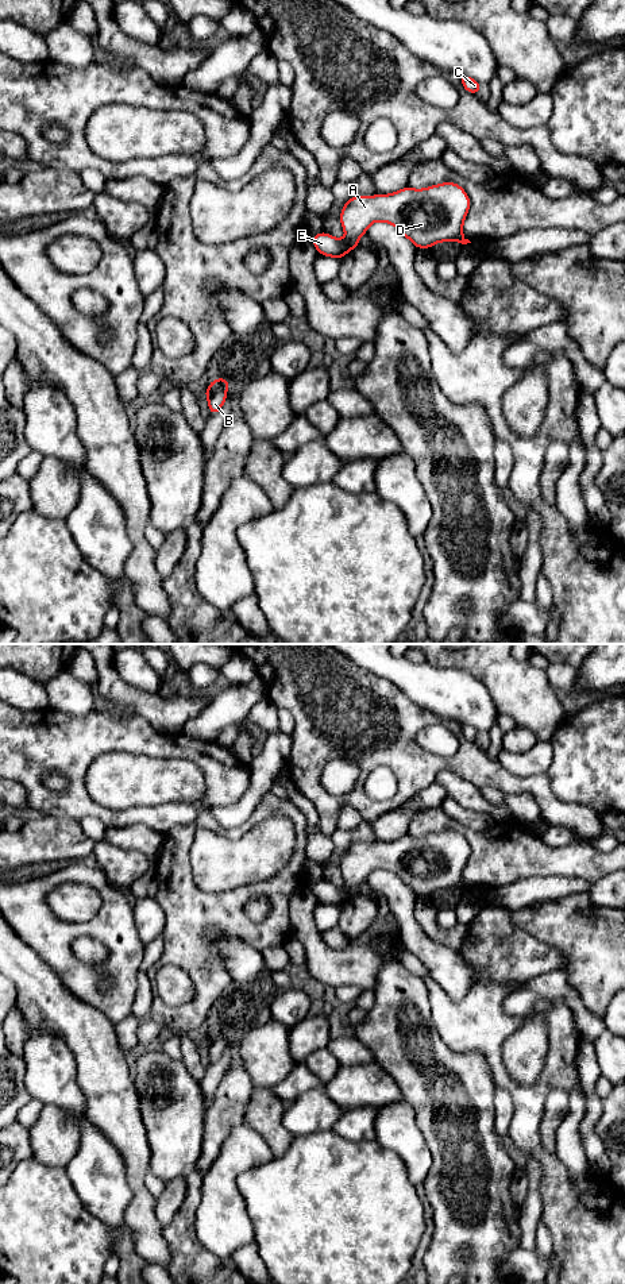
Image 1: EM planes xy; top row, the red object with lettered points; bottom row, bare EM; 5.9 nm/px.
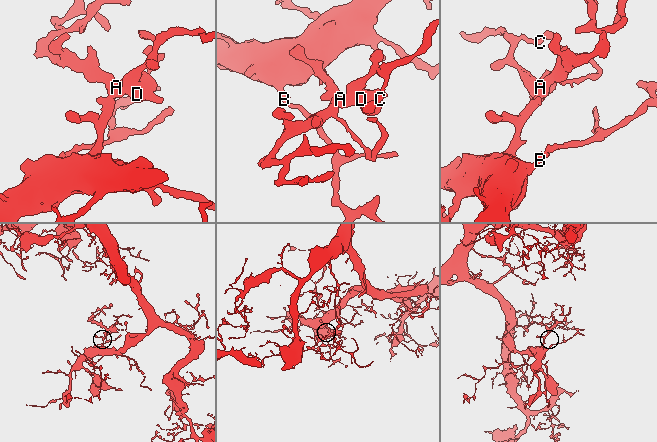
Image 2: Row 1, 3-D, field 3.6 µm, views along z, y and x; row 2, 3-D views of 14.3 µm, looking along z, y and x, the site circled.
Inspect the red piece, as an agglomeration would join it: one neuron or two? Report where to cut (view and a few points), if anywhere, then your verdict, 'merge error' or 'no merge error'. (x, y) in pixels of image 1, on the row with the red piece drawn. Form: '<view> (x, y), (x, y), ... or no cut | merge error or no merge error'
no cut | no merge error

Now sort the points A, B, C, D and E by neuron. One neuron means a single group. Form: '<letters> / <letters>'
A B C D E

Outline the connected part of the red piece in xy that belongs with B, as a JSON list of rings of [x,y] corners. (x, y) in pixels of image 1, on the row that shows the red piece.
[[[216,378],[204,392],[208,398],[208,406],[211,410],[211,416],[216,414],[227,400],[227,390],[228,390],[229,381],[227,378]]]

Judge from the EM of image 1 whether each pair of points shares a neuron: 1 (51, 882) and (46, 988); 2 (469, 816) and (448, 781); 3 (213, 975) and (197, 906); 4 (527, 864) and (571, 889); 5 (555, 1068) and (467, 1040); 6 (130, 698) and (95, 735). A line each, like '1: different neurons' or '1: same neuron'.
1: different neurons
2: different neurons
3: same neuron
4: different neurons
5: same neuron
6: different neurons

